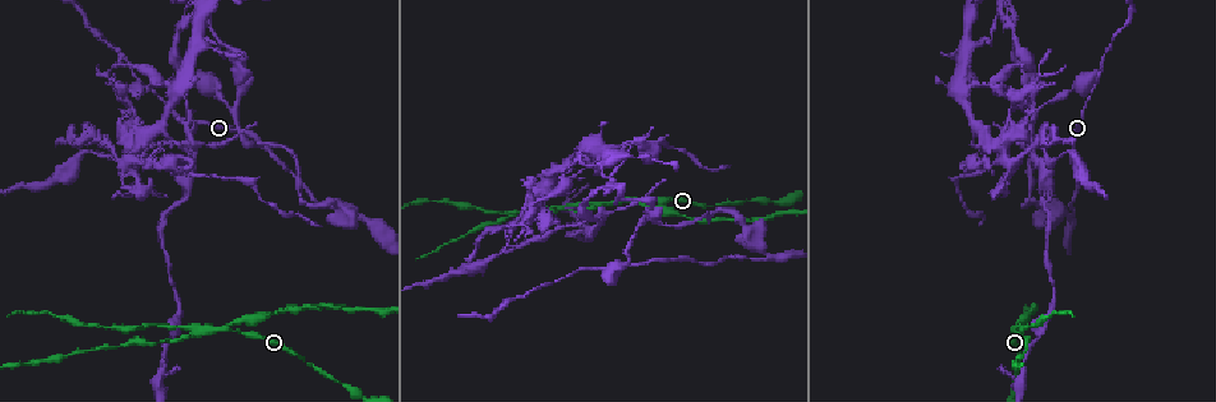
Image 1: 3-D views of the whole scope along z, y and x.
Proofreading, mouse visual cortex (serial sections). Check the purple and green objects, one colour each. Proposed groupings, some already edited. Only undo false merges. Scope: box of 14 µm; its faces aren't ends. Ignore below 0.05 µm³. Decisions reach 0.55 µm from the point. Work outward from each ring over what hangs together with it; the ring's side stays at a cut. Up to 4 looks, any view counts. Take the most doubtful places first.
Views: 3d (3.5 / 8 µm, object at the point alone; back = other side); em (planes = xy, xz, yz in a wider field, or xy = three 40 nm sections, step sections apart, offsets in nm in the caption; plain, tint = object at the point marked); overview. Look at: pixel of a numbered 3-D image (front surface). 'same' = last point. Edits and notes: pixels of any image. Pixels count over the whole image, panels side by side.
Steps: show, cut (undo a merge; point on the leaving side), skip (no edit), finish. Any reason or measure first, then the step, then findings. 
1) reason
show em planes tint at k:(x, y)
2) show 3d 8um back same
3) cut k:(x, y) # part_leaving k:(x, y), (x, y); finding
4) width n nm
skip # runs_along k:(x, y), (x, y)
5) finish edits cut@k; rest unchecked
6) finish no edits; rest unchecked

thin neck
show 3d 8um at 1:(226, 326)

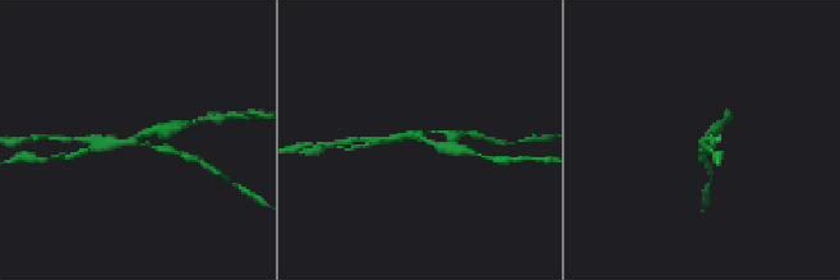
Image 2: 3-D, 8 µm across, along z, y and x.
arms 3; arm_widths 200, 200, 250 nm
show em xy step 1 tint at 2:(135, 143)

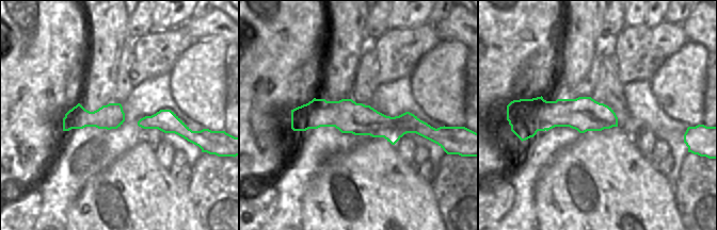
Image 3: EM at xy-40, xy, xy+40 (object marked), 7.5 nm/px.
cut 2:(156, 129) # part_leaving 2:(125, 143), (105, 145), (74, 155); a second cell is stuck on

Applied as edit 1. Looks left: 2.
three arms meet
show 3d 3.5um at 1:(763, 261)

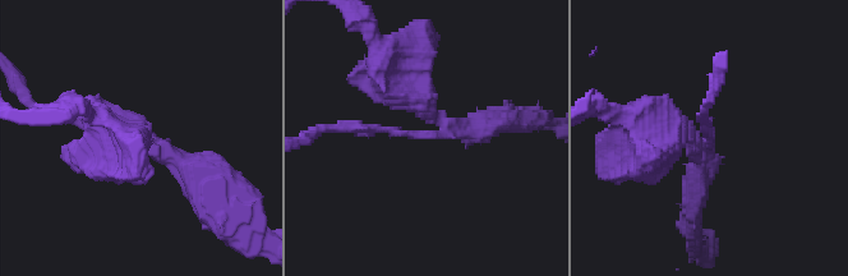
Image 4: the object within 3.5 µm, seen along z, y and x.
arms 3; arm_widths 150, 300, 500 nm; now the EM
show em xy step 2 tint at 4:(153, 139)

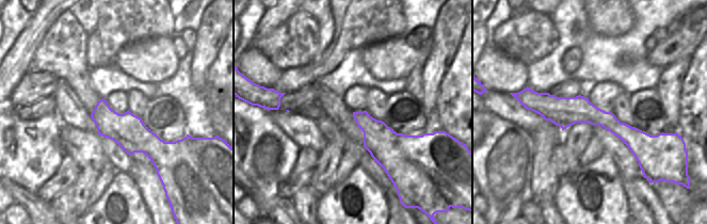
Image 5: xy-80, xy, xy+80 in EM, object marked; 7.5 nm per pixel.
cut 4:(133, 118) # part_leaving 4:(438, 124), (391, 79), (372, 36); two cells meet here

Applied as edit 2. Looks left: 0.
finish edits cut@2, cut@4; rest unchecked

